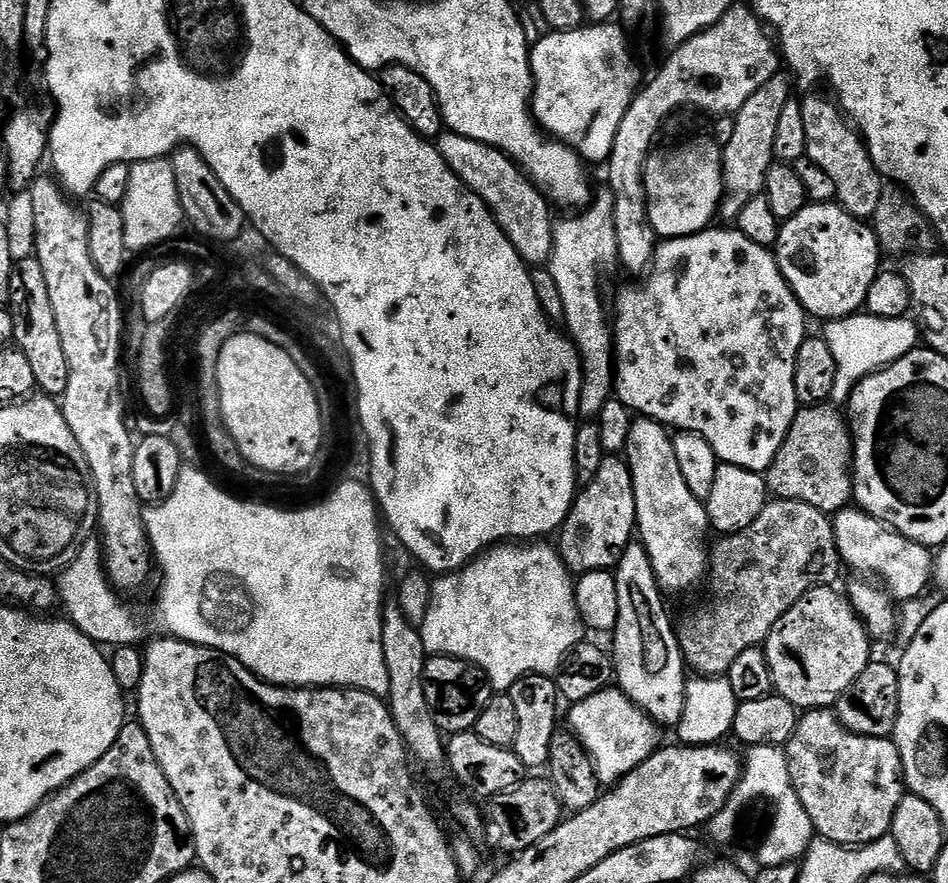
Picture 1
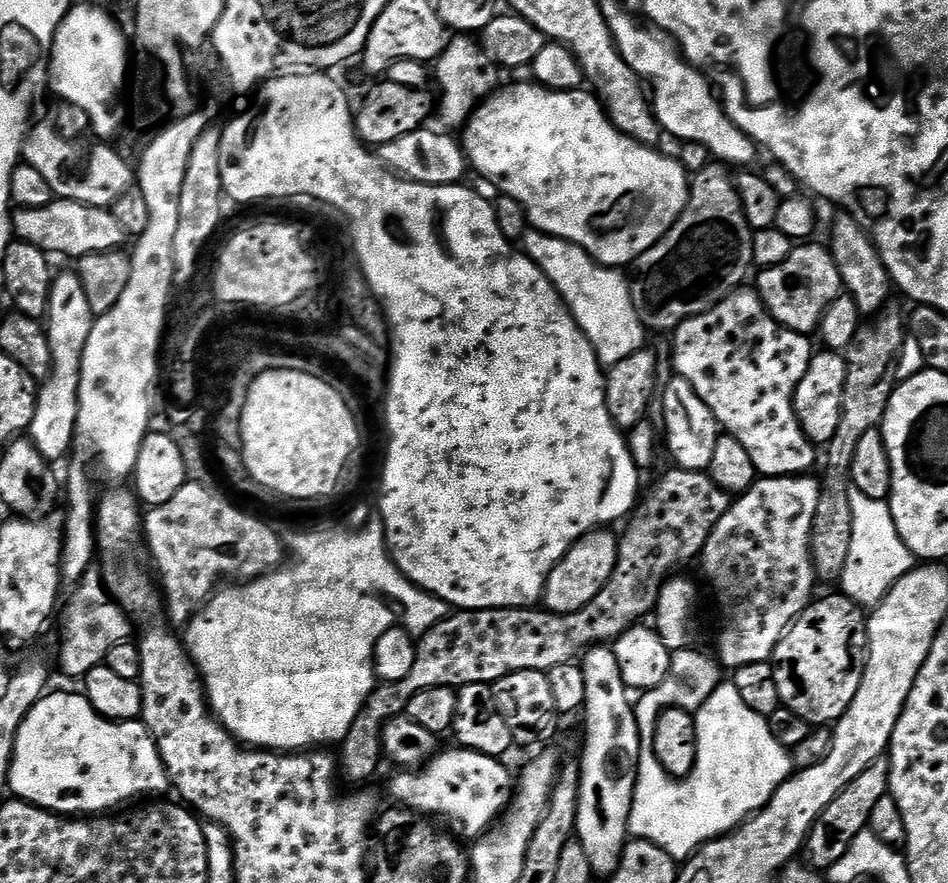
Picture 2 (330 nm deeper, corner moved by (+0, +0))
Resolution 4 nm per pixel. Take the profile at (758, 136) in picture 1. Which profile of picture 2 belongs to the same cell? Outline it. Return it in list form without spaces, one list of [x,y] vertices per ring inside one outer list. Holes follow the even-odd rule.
[[[709,162],[701,172],[691,177],[688,201],[680,217],[670,226],[670,230],[650,250],[646,250],[634,262],[630,272],[632,301],[638,318],[649,333],[675,332],[682,322],[710,310],[741,287],[748,276],[752,262],[752,233],[748,219],[741,208],[740,196],[736,193],[733,177],[729,169],[720,162]]]

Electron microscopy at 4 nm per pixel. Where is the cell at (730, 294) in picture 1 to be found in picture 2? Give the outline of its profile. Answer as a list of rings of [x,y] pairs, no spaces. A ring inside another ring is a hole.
[[[737,290],[731,292],[725,300],[715,304],[710,310],[682,322],[671,333],[672,364],[675,375],[686,378],[690,386],[694,386],[694,394],[710,406],[714,418],[727,435],[738,438],[742,446],[750,454],[750,462],[754,462],[757,473],[761,477],[799,476],[813,471],[816,464],[816,452],[808,435],[796,417],[792,405],[792,396],[796,392],[798,382],[802,382],[802,374],[810,366],[814,355],[814,347],[807,335],[783,328],[768,313],[760,301],[760,293],[755,290]]]

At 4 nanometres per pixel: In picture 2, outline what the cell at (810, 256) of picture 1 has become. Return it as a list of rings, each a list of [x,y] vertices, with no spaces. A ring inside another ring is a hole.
[[[804,242],[793,247],[790,258],[773,268],[763,269],[754,284],[760,301],[776,323],[795,332],[812,334],[819,329],[824,312],[841,295],[842,285],[838,266],[831,251],[823,243]]]

